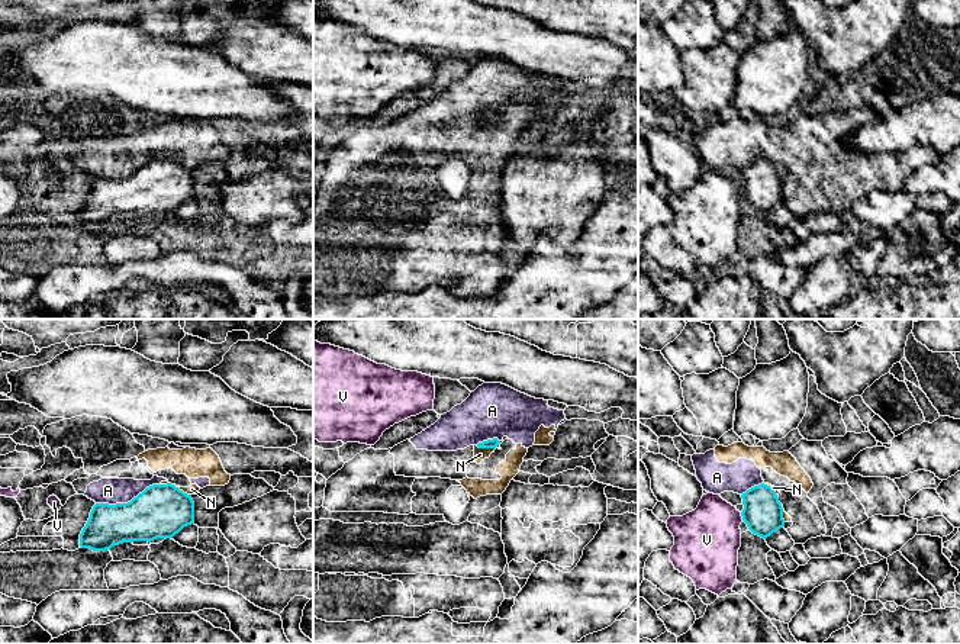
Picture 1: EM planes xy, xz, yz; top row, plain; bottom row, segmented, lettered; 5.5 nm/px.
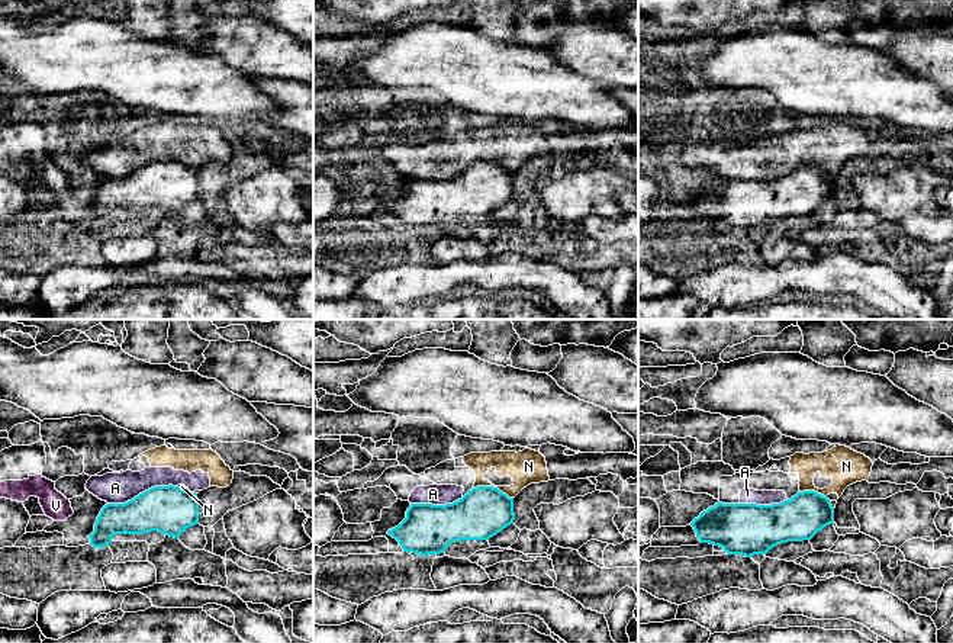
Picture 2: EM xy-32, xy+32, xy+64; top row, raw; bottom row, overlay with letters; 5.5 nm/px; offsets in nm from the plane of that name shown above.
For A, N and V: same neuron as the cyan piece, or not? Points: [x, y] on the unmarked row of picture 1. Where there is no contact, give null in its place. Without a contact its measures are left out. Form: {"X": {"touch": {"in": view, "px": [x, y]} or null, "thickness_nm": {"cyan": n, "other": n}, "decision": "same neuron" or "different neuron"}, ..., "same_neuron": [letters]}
{"A": {"touch": {"in": "xy", "px": [128, 177]}, "thickness_nm": {"cyan": 300, "other": 140}, "decision": "different neuron"}, "N": {"touch": {"in": "xz", "px": [487, 122]}, "thickness_nm": {"cyan": 50, "other": 70}, "decision": "different neuron"}, "V": {"touch": {"in": "yz", "px": [741, 190]}, "thickness_nm": {"cyan": 220, "other": 360}, "decision": "different neuron"}, "same_neuron": []}

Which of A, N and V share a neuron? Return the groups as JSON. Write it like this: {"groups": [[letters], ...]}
{"groups": [["A", "N"], ["V"]]}

